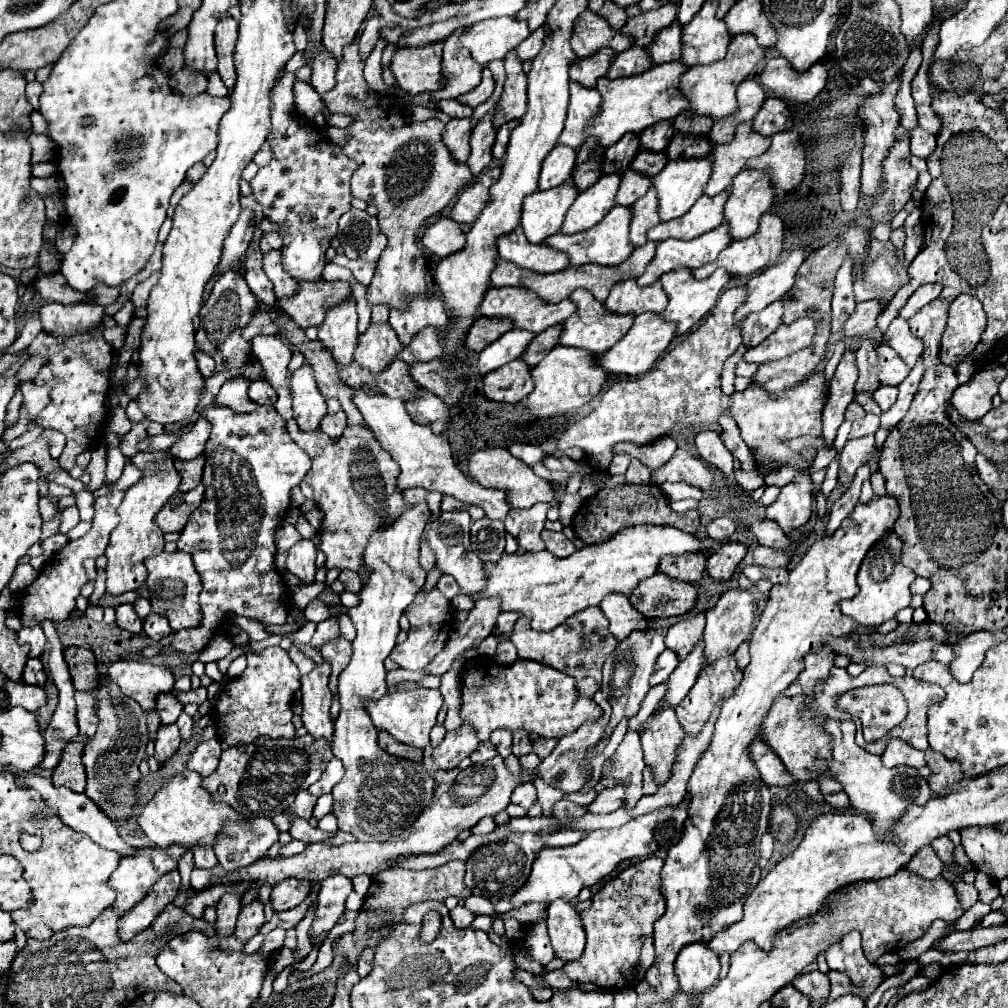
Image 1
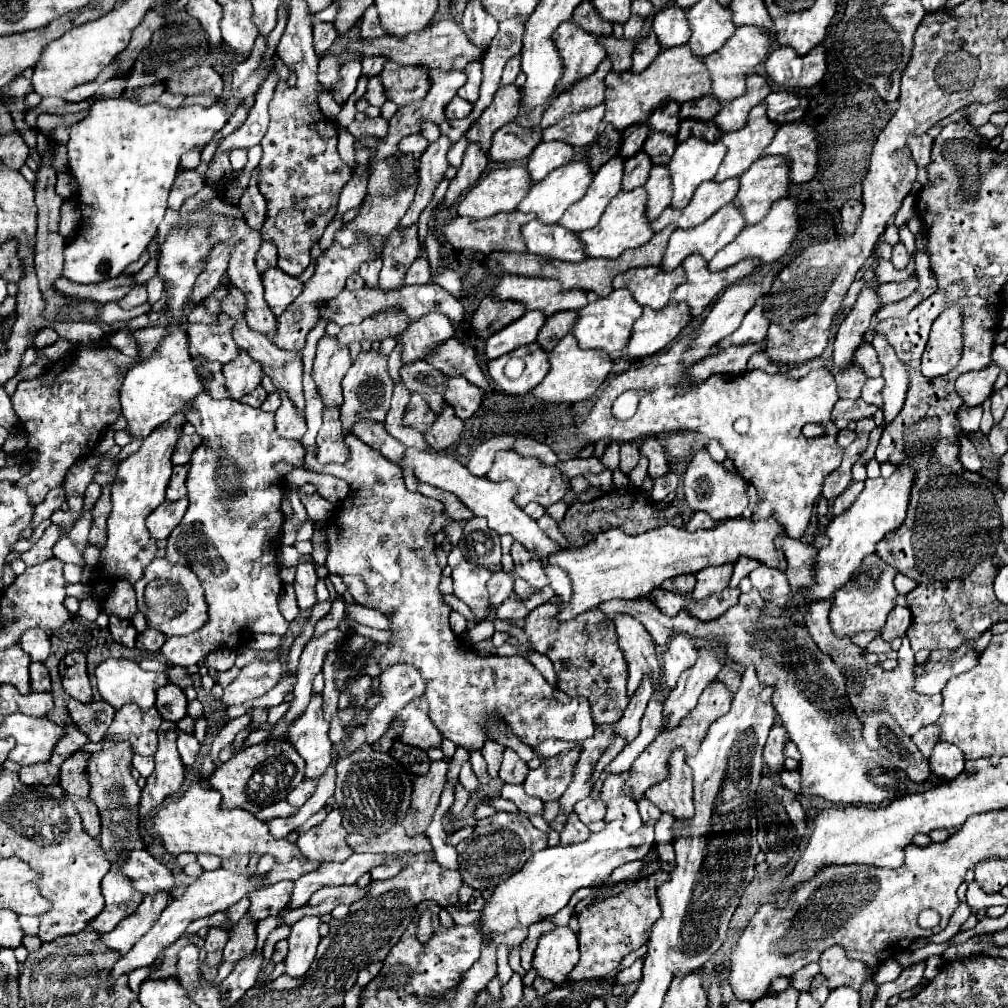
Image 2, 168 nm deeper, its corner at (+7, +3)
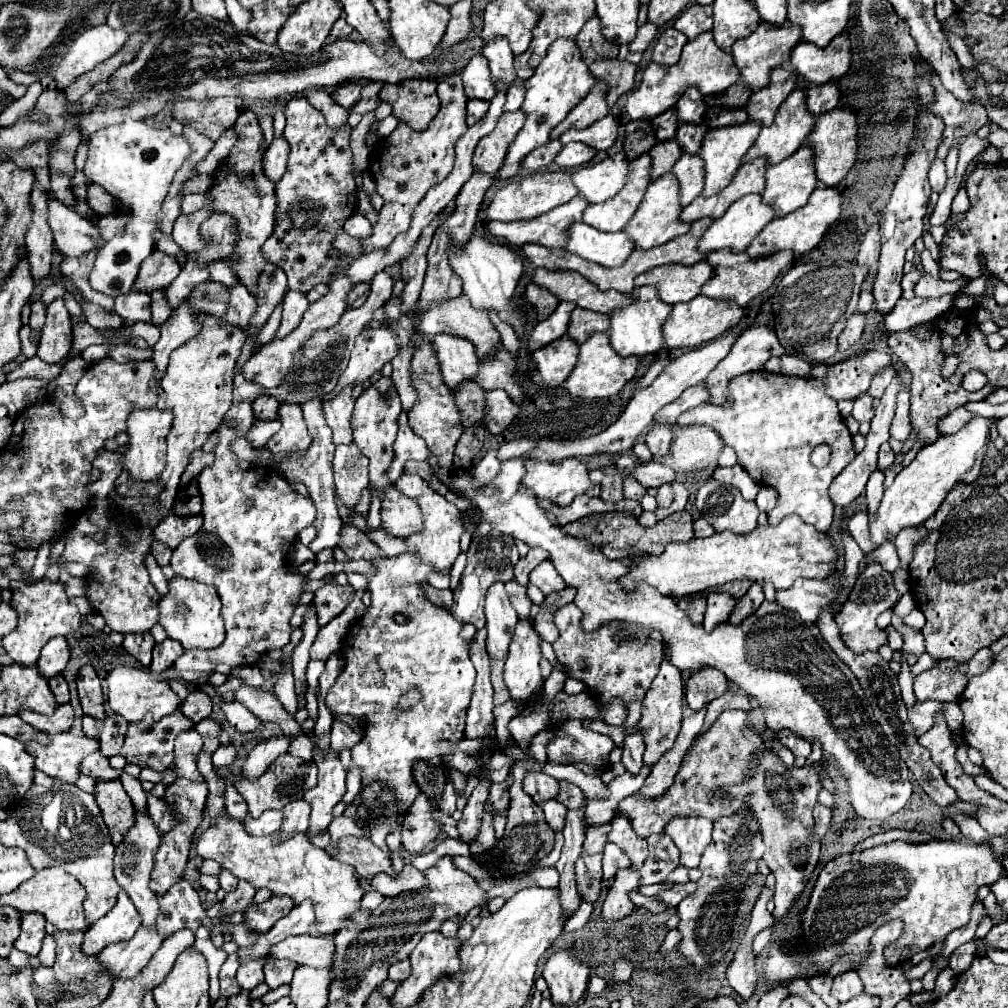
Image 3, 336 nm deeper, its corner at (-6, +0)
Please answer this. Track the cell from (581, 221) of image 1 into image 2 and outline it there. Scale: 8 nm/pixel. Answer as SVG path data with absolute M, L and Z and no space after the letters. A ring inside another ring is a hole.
M613 157L601 171L597 171L589 193L575 205L571 205L565 215L559 219L559 223L575 233L591 229L599 223L605 207L609 201L621 191L621 179L623 179L623 165L625 159Z

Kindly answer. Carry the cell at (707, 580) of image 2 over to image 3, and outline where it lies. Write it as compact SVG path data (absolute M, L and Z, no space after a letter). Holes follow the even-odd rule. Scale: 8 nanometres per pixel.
M710 592L708 594L708 608L704 614L704 628L712 630L718 622L726 622L734 604L736 604L734 596L730 596L726 592Z

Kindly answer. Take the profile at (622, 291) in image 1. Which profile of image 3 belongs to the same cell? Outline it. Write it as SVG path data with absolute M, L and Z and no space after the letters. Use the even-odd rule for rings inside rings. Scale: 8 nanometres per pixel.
M706 260L682 266L682 264L666 264L652 268L640 276L636 276L634 286L652 284L658 290L658 298L666 304L688 302L700 294L700 288L712 278L710 264Z

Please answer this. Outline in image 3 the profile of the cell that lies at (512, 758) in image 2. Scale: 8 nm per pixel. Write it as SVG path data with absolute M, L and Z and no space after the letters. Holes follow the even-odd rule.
M526 772L524 776L524 792L532 796L534 802L550 800L558 794L558 782L550 776L544 776L542 772Z

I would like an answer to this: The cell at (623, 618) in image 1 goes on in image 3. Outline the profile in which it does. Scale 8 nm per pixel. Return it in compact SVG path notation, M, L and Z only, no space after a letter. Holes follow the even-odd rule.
M662 662L660 670L650 686L650 690L646 692L644 698L644 708L642 708L642 720L640 720L640 728L646 730L644 734L644 742L646 742L646 752L644 752L644 762L658 762L658 758L662 756L662 752L666 752L672 744L674 738L678 736L680 730L680 720L682 720L682 698L684 698L684 682L682 682L682 674L676 666L672 666L670 662Z

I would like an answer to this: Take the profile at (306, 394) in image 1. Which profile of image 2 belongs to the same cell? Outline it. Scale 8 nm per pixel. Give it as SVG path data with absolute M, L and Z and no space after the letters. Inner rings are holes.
M279 393L279 399L281 399L281 407L275 413L275 429L283 439L299 441L307 431L305 419L301 419L297 415L295 405L289 401L289 397L285 393Z

